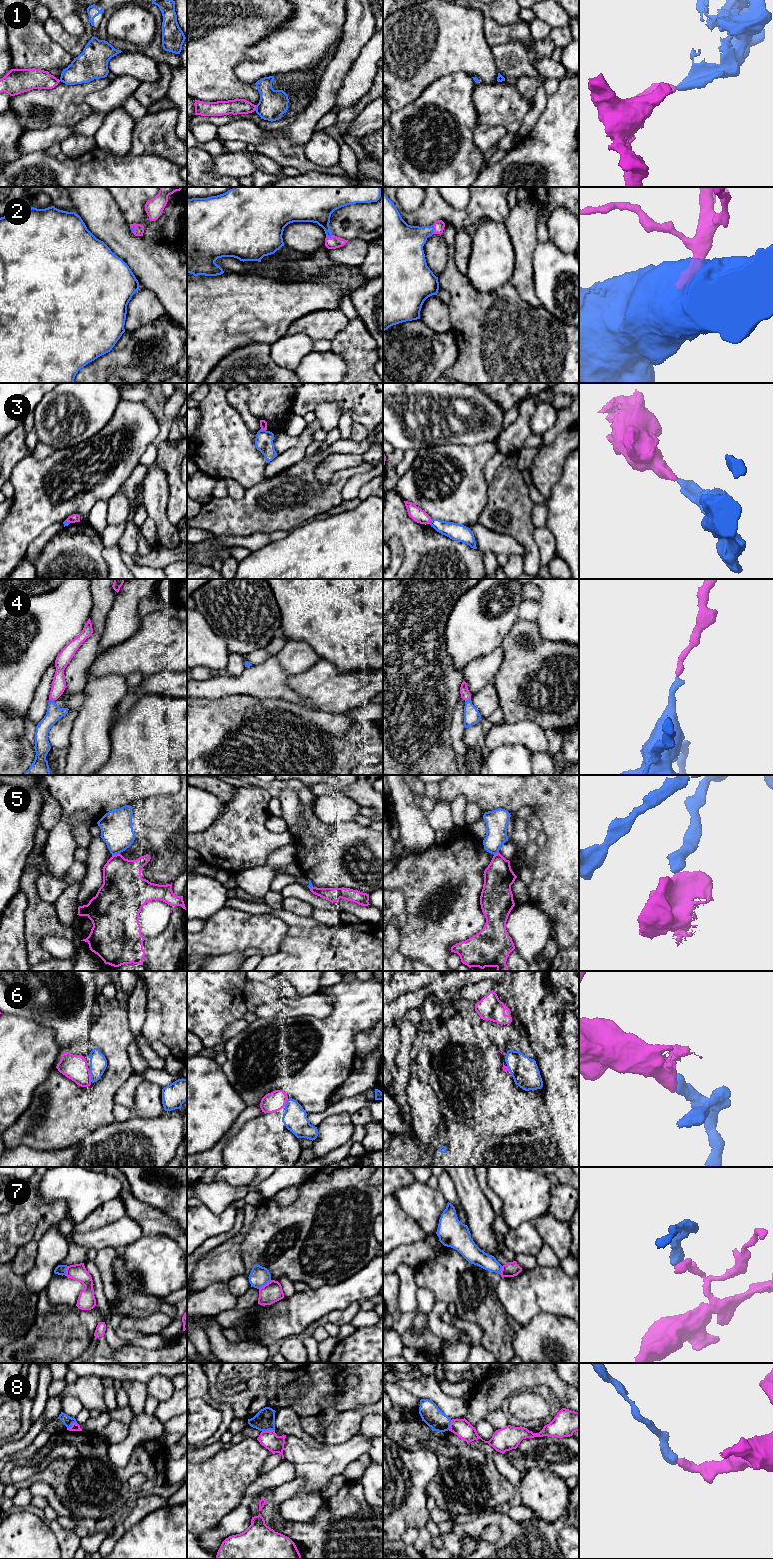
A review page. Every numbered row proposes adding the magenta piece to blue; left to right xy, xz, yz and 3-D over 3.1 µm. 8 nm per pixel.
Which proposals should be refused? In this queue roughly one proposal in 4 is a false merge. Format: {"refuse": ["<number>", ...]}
{"refuse": ["1", "3", "5", "7", "8"]}

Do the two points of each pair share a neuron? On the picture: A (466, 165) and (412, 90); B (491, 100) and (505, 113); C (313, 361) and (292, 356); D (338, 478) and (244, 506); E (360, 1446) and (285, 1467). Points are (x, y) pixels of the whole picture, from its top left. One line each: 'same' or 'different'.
A: different
B: same
C: different
D: same
E: different

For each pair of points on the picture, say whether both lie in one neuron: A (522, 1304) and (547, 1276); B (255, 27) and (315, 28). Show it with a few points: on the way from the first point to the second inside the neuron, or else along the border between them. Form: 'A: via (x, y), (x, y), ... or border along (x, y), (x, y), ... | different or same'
A: via (528, 1297), (542, 1283) | same
B: border along (294, 10), (288, 19), (259, 41) | different

